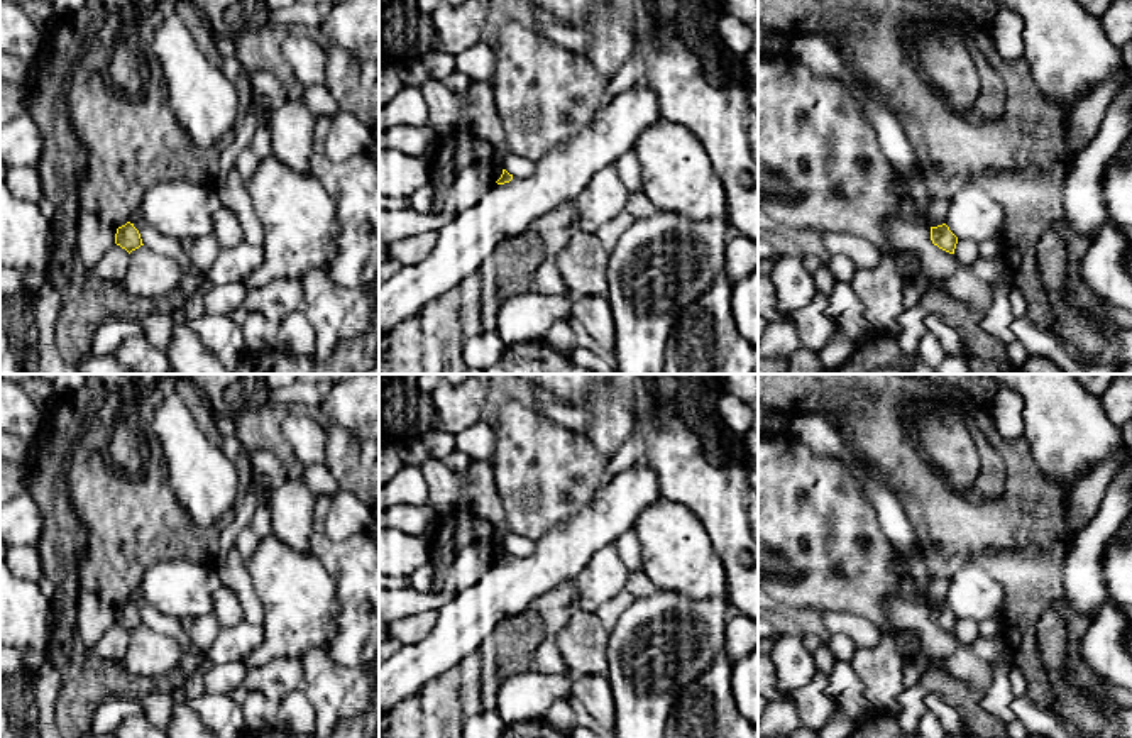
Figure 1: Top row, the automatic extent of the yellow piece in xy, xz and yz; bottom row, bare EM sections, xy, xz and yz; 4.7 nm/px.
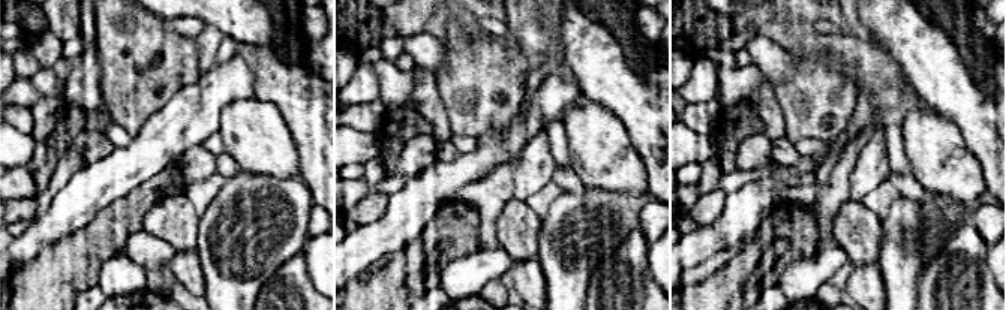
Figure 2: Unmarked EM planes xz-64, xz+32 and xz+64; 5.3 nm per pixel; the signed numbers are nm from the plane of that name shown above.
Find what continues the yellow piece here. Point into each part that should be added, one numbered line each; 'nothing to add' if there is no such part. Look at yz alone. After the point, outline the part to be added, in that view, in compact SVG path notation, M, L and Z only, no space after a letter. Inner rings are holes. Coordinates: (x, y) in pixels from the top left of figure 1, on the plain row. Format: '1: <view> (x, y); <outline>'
nothing to add

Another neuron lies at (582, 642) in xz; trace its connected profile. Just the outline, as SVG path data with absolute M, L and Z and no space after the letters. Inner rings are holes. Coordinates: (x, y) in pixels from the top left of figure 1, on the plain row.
M585 604L575 609L567 625L555 635L562 658L574 675L606 675L607 642L609 628Z

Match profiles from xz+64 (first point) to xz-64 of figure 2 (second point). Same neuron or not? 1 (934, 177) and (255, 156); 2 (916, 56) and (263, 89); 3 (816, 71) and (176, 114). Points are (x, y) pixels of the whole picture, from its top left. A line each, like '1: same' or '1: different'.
1: same
2: same
3: different

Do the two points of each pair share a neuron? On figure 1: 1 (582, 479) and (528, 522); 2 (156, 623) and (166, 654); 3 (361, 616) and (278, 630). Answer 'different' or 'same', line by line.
1: same
2: different
3: different

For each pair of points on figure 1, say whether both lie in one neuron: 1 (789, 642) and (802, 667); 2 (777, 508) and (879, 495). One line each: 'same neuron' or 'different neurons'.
1: same neuron
2: different neurons

